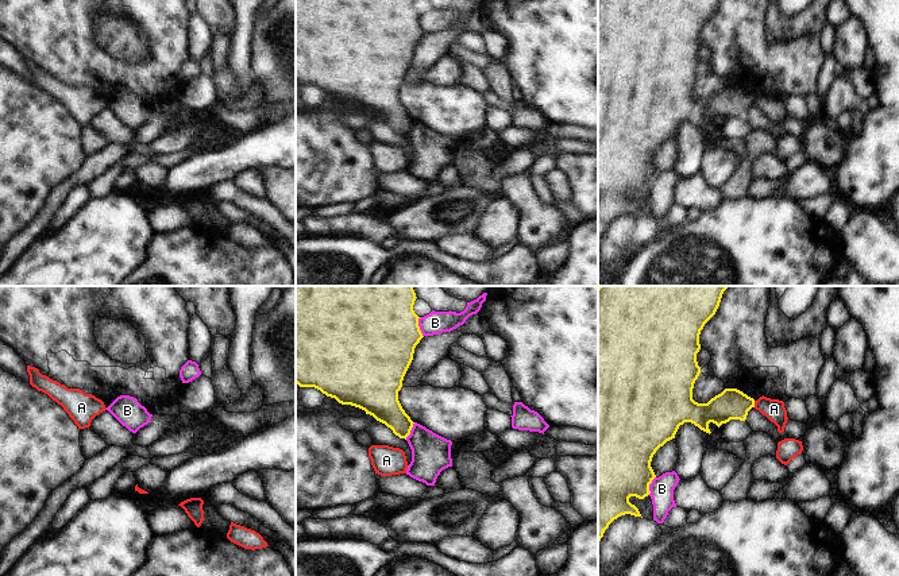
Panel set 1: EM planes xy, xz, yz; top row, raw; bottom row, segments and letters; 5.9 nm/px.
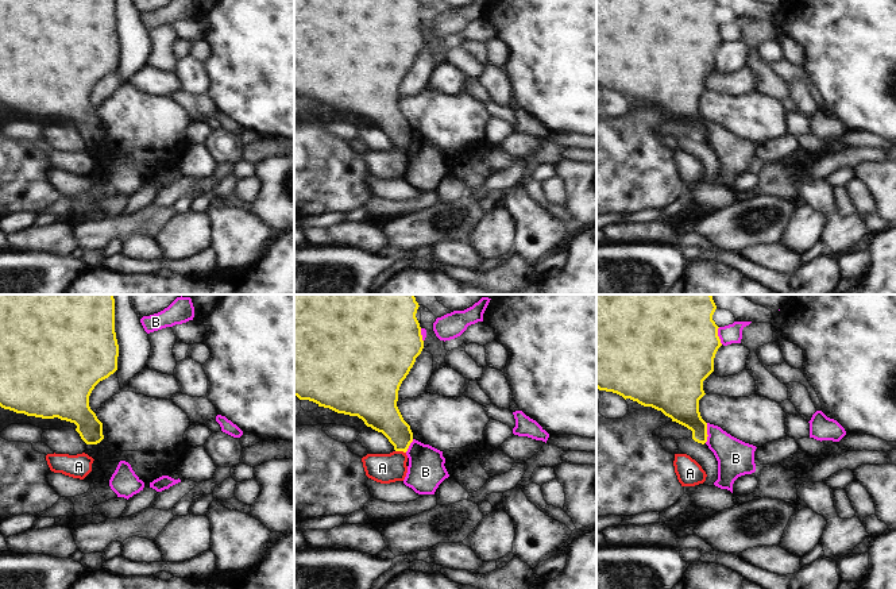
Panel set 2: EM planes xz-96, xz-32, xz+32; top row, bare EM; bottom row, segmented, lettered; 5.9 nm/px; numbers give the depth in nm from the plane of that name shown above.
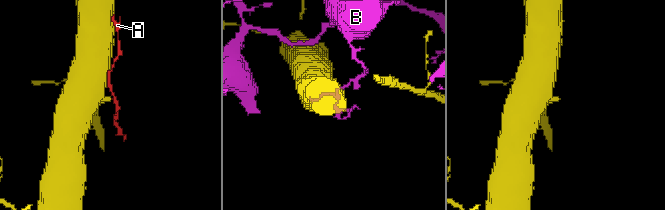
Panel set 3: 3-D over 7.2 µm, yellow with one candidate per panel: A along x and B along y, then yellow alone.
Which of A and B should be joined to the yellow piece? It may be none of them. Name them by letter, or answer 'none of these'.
none of these

